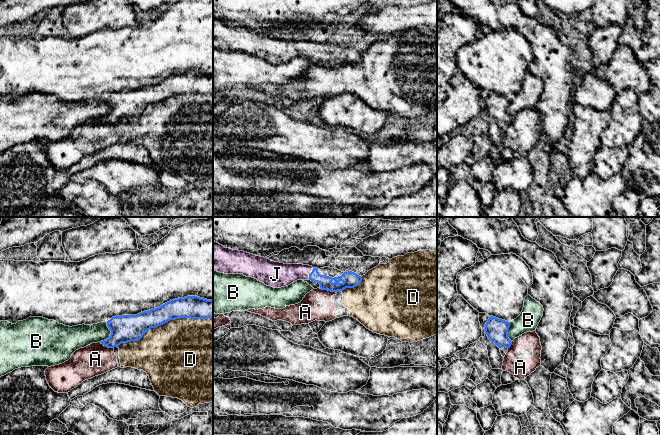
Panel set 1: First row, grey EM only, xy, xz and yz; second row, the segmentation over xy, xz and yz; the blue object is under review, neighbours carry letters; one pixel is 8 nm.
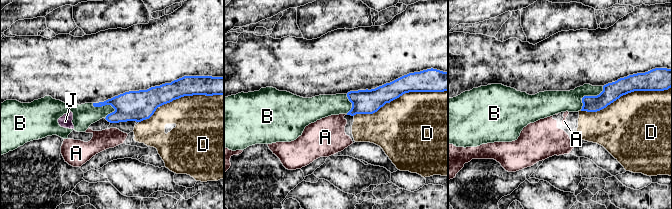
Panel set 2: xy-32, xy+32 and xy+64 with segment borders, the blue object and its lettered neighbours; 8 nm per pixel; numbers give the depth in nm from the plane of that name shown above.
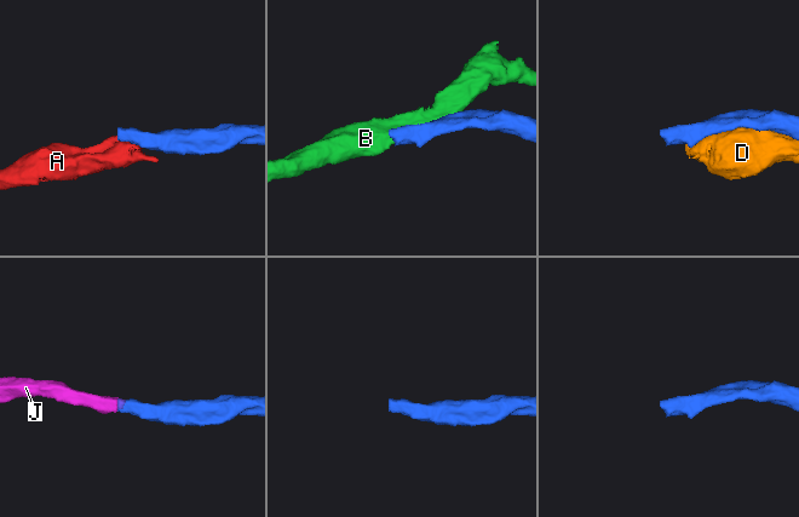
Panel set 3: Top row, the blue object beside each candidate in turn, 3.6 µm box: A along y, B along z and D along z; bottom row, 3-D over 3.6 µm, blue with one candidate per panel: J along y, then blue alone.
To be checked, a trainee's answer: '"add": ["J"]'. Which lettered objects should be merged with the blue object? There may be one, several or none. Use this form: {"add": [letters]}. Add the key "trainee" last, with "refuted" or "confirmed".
{"add": ["J"], "trainee": "confirmed"}

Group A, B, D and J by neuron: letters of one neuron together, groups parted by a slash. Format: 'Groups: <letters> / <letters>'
Groups: A D / B / J

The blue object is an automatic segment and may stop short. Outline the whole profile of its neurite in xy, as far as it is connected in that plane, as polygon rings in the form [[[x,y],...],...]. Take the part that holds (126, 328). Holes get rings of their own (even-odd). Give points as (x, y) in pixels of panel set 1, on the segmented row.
[[[187,296],[169,302],[137,315],[114,316],[107,321],[110,337],[101,344],[108,348],[118,347],[121,343],[140,340],[151,328],[156,328],[170,320],[190,318],[213,318],[213,299]]]

